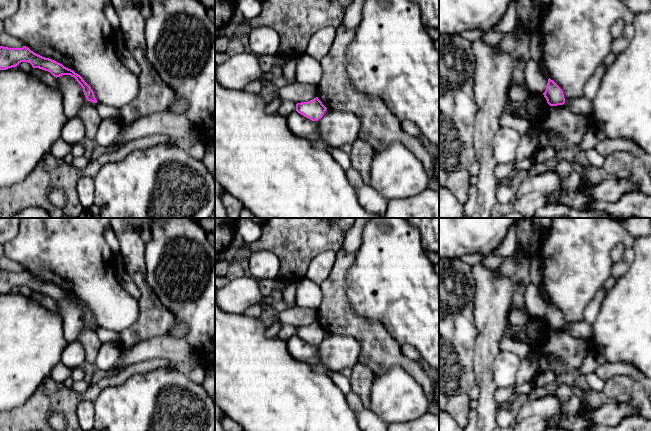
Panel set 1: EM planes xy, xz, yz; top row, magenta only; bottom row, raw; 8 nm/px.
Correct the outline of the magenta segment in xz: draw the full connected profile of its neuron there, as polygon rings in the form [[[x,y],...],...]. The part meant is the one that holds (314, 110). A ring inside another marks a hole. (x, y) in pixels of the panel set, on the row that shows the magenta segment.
[[[318,97],[308,101],[296,104],[296,111],[304,117],[318,121],[321,119],[327,108],[322,104]]]

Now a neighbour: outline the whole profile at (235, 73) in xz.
[[[248,50],[215,64],[215,79],[229,90],[243,90],[250,82],[261,80],[263,74],[258,57]]]

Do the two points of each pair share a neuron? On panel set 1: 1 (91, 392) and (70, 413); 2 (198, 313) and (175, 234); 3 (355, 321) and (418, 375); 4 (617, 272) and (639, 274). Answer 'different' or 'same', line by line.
1: same
2: same
3: same
4: different

